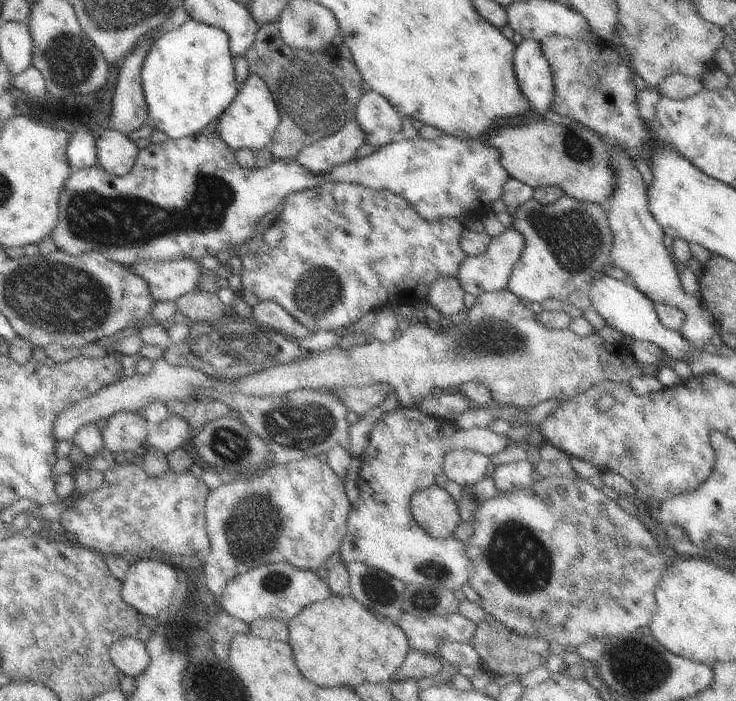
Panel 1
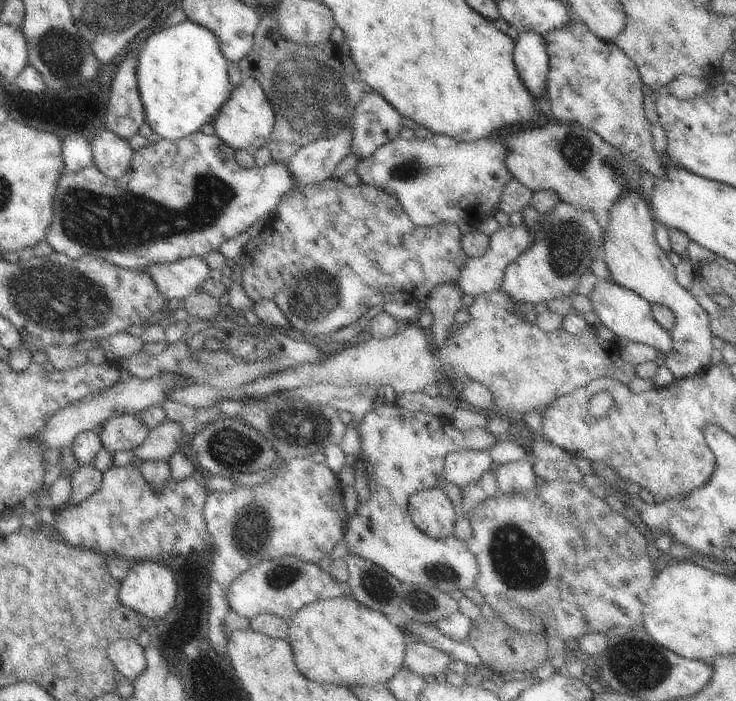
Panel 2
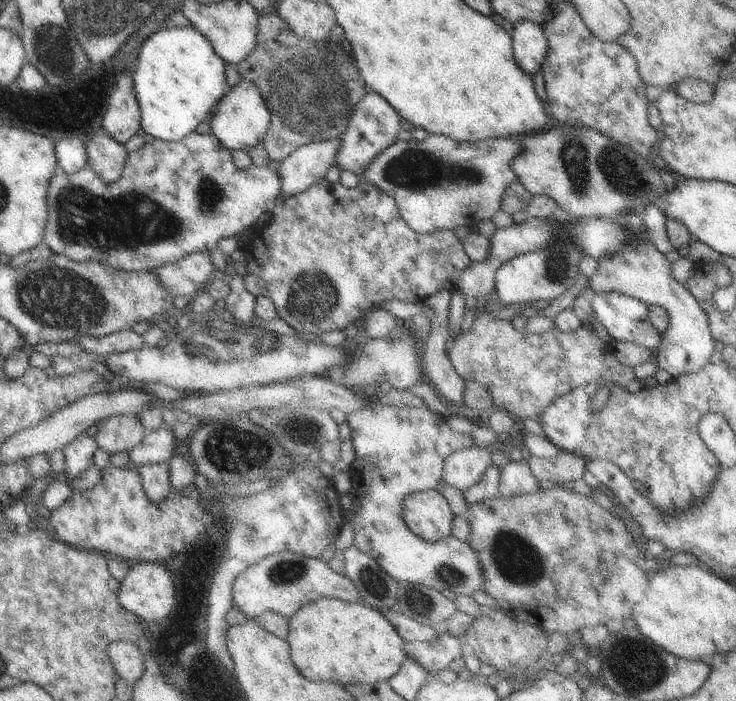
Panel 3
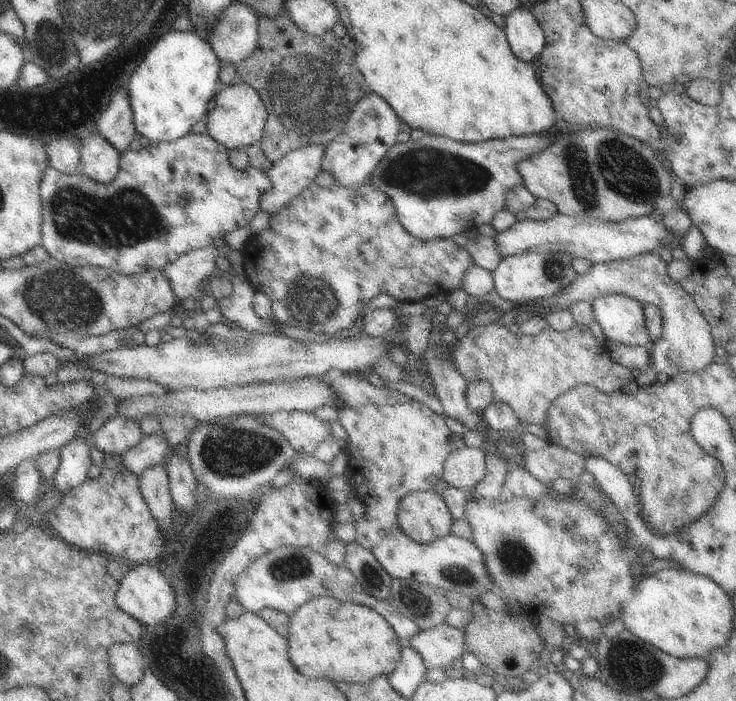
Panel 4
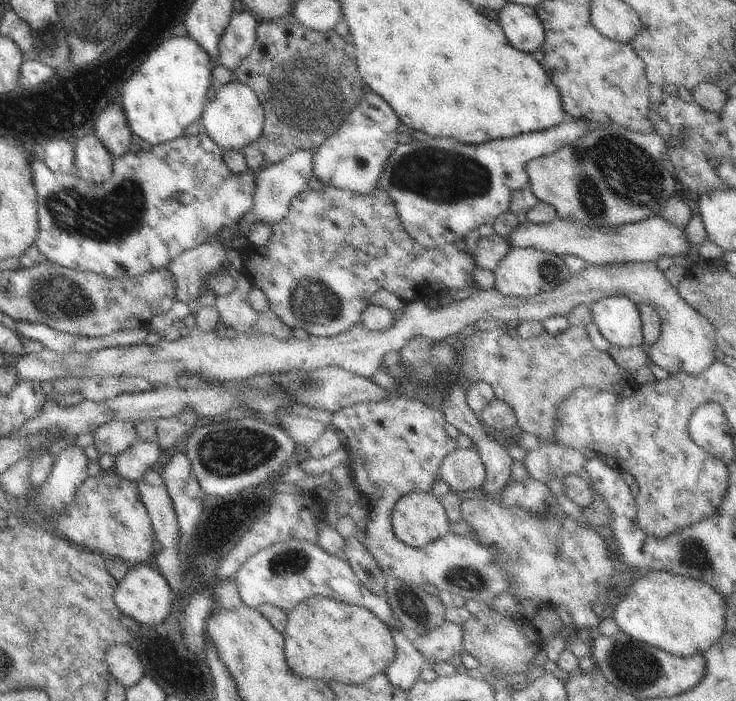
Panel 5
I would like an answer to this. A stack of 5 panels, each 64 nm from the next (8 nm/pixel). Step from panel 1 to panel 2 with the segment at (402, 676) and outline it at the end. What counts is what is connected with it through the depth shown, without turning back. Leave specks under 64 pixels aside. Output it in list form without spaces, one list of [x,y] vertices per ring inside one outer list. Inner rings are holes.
[[[408,642],[403,668],[425,678],[434,676],[441,678],[452,665],[452,658],[448,652],[436,649],[428,643]]]

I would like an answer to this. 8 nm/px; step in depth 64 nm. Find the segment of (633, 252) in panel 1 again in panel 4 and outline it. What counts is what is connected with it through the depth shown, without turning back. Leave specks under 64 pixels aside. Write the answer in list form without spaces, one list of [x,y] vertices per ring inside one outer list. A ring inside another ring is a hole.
[[[658,252],[640,253],[629,259],[616,259],[605,263],[595,263],[588,272],[579,275],[557,295],[549,299],[529,301],[537,303],[533,310],[525,308],[526,302],[518,302],[517,308],[526,313],[540,311],[543,316],[560,309],[570,310],[579,300],[588,300],[610,295],[629,296],[641,303],[656,305],[663,316],[663,331],[661,337],[654,343],[650,351],[650,366],[654,371],[664,372],[669,378],[674,378],[681,372],[701,373],[714,358],[717,344],[713,339],[710,323],[700,312],[694,299],[677,283],[670,278],[667,271],[668,264]]]

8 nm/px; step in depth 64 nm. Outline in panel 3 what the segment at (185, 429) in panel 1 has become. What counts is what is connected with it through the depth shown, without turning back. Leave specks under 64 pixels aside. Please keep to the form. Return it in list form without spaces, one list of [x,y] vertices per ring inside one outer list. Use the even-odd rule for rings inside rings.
[[[162,424],[156,430],[149,432],[131,451],[129,457],[135,468],[148,463],[168,463],[177,452],[174,429]]]

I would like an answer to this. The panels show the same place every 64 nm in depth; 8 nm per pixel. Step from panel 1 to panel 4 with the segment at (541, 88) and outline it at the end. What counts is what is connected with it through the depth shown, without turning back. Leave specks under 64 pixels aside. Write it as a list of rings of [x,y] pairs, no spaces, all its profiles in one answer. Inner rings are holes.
[[[530,8],[516,9],[506,17],[506,28],[510,48],[520,60],[534,63],[546,46],[545,32]]]

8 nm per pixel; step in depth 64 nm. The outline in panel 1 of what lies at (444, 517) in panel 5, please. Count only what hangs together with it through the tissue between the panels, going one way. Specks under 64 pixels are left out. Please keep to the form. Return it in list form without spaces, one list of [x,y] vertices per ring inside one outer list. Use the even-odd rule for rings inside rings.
[[[442,481],[416,492],[410,510],[418,526],[436,539],[451,537],[461,522],[457,503],[446,492]]]

